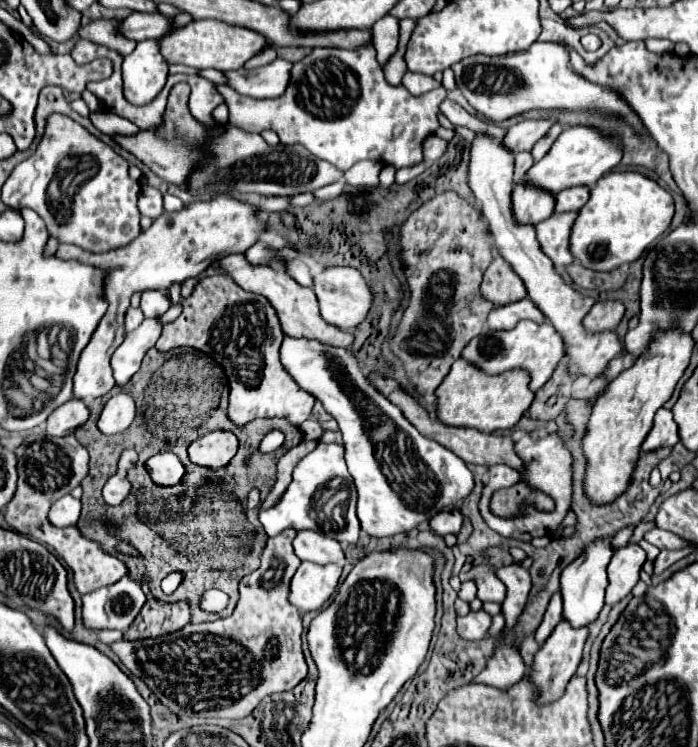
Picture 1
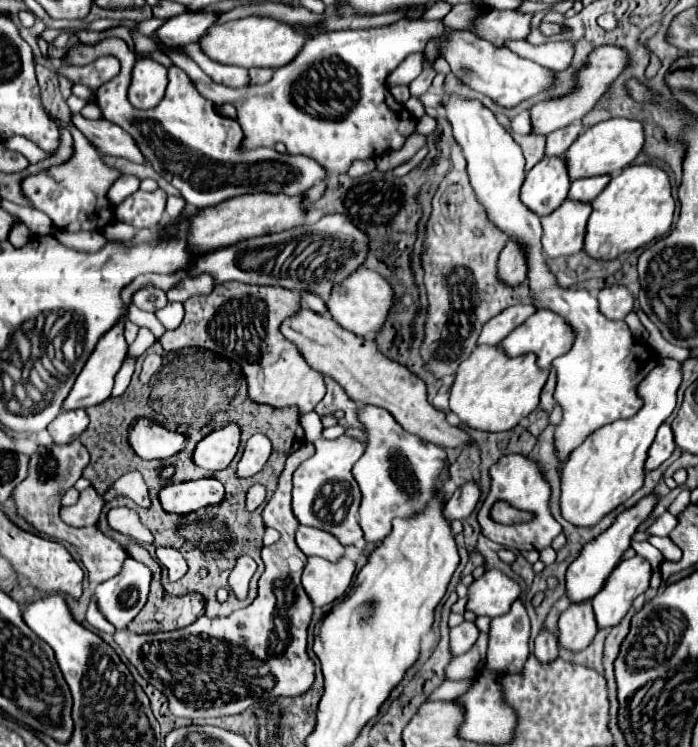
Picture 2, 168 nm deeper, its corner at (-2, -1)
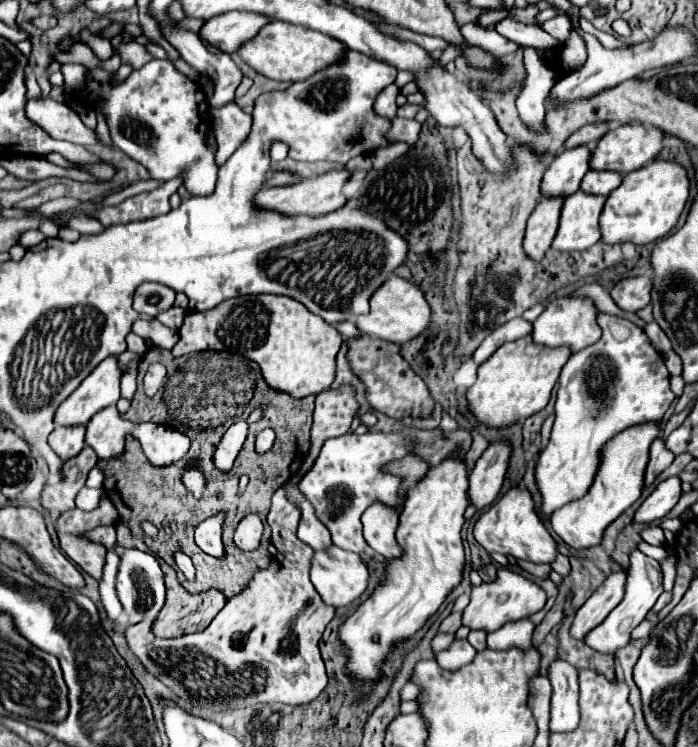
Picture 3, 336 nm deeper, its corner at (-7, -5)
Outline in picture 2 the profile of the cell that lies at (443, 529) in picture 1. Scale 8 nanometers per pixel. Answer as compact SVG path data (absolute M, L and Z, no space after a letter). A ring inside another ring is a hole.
M469 481L465 485L461 485L453 497L447 501L445 505L445 515L449 521L455 521L455 519L467 519L471 515L471 511L475 509L477 501L481 497L481 489L475 481Z

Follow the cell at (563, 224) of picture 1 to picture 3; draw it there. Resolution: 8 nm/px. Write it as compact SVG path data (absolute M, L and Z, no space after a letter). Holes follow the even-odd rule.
M576 191L568 199L564 199L560 211L560 227L552 241L552 249L556 251L586 251L598 239L598 215L604 207L606 197L602 195L586 195Z

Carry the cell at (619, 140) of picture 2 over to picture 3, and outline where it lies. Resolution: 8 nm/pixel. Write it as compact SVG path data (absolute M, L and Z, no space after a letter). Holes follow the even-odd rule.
M620 125L614 131L608 131L594 147L590 157L592 171L616 171L620 175L628 175L634 169L640 169L644 163L654 159L662 151L662 131L646 129L642 125Z

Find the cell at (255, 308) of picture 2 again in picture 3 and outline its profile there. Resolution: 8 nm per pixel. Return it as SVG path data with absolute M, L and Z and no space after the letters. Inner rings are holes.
M242 295L242 297L222 301L212 311L202 311L202 313L188 311L178 335L180 341L172 347L174 357L182 357L194 351L206 351L206 349L238 353L260 365L262 377L268 383L268 387L274 387L276 391L286 391L288 395L294 395L294 399L304 399L308 395L318 395L330 389L334 381L334 367L336 367L334 359L338 349L342 347L342 335L334 327L330 327L330 323L318 319L318 315L302 307L302 303L284 295L248 295L248 297Z

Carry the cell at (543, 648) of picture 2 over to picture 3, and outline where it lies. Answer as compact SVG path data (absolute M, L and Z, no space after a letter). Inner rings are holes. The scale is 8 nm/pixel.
M554 659L548 669L552 683L550 731L572 731L578 725L578 671L562 659Z

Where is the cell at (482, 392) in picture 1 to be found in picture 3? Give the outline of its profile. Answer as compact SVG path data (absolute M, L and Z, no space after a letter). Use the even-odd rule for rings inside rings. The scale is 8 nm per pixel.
M526 335L512 343L504 343L490 355L490 359L486 359L478 367L478 381L466 391L468 409L482 425L494 429L510 427L542 411L550 401L552 387L556 385L560 369L568 361L568 357L570 357L568 347L548 349L534 343L532 335Z

